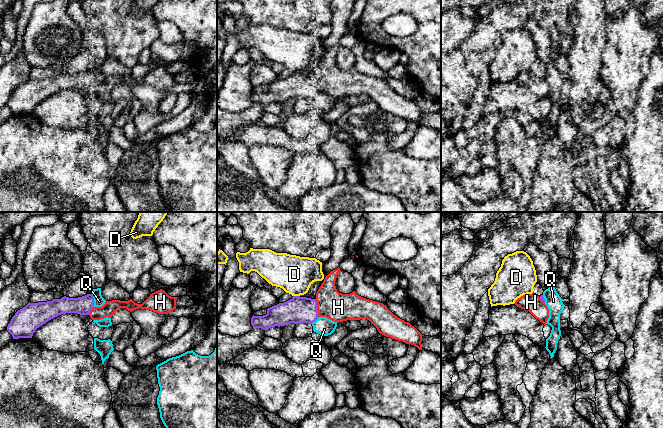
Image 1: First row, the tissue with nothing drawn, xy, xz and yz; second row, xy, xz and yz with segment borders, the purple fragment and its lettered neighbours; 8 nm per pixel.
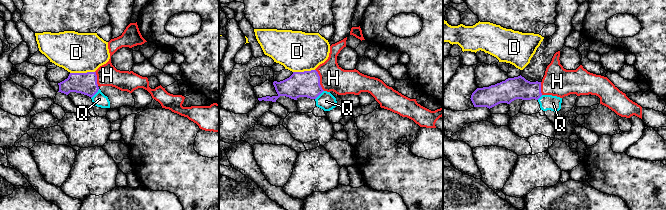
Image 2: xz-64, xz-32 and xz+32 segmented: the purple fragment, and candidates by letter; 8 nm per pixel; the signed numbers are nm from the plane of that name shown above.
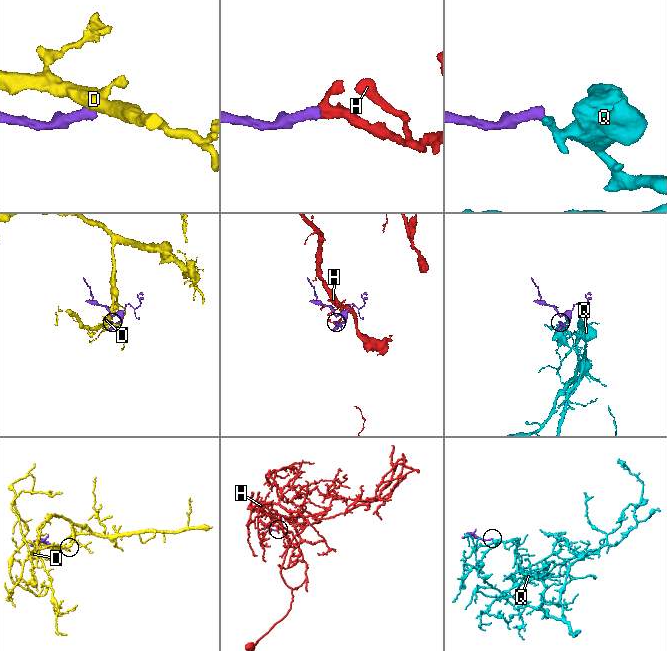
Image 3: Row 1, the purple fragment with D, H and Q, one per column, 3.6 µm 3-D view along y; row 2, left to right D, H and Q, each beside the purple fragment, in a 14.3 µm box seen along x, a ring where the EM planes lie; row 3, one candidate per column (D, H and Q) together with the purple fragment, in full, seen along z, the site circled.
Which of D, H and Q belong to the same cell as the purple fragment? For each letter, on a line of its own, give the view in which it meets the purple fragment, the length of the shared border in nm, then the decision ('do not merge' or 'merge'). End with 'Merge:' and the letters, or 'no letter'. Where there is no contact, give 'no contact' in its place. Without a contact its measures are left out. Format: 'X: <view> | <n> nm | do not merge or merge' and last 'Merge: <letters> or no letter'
D: xz | 60 nm | do not merge
H: xz | 150 nm | merge
Q: xy | 110 nm | do not merge
Merge: H

